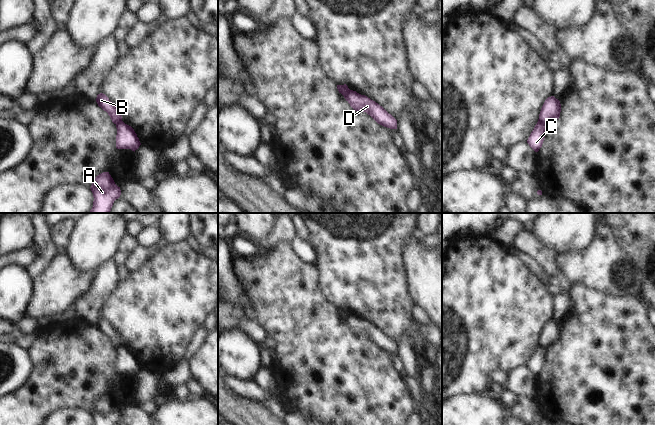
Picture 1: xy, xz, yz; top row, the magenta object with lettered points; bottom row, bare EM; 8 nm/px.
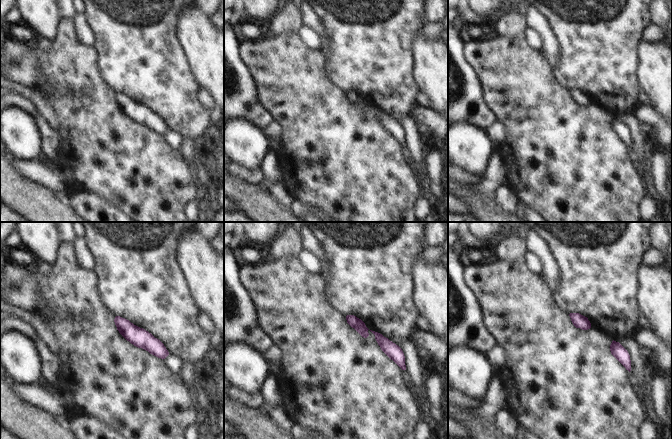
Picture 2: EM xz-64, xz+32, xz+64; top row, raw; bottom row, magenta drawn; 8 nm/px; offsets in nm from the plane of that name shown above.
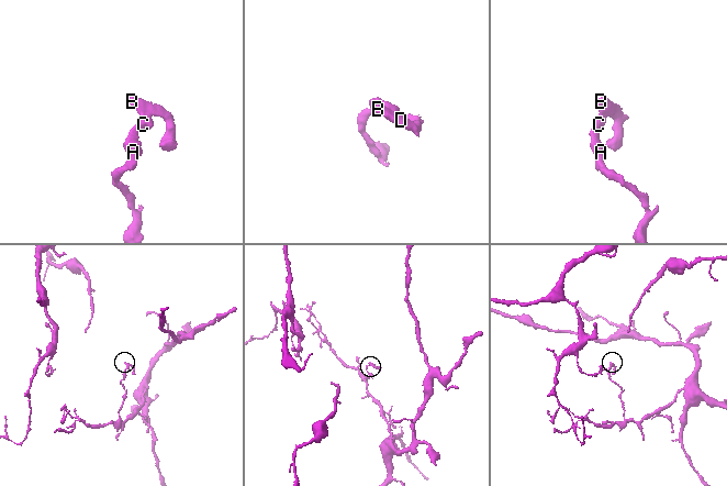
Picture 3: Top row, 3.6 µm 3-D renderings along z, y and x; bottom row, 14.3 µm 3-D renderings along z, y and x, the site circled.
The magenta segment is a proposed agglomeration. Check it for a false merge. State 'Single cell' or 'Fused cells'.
Fused cells

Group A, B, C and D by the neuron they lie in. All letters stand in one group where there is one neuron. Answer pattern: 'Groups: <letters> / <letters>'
Groups: A C / B D

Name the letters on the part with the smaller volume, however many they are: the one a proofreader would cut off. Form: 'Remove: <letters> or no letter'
Remove: B, D

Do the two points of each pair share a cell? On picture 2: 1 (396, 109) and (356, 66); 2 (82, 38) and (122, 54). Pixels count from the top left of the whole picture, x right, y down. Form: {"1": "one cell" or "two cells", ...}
{"1": "one cell", "2": "two cells"}

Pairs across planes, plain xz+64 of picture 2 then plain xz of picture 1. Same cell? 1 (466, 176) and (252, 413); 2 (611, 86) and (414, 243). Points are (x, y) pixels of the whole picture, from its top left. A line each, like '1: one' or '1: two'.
1: two
2: two

